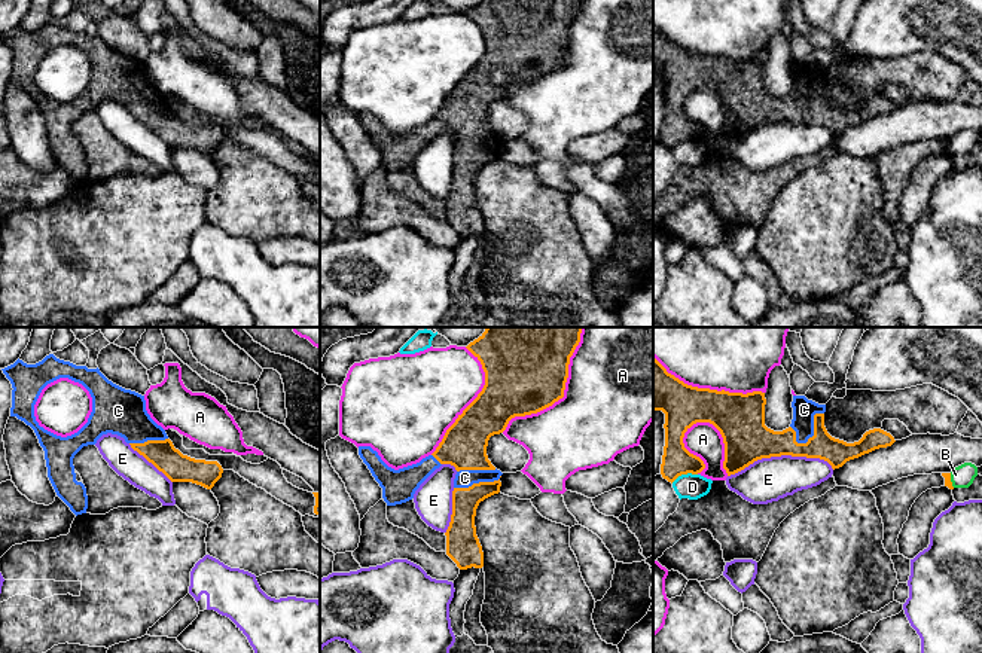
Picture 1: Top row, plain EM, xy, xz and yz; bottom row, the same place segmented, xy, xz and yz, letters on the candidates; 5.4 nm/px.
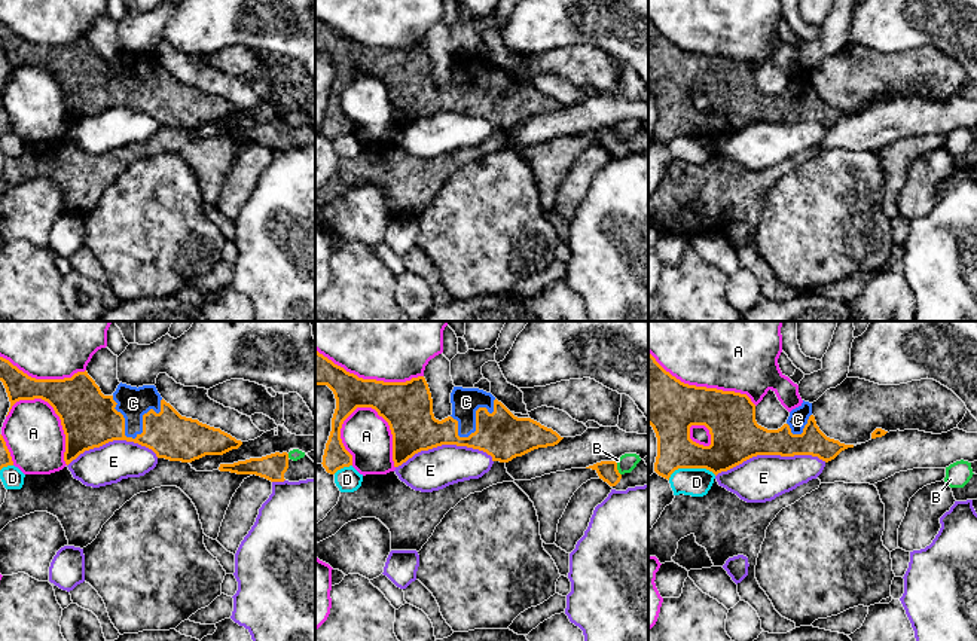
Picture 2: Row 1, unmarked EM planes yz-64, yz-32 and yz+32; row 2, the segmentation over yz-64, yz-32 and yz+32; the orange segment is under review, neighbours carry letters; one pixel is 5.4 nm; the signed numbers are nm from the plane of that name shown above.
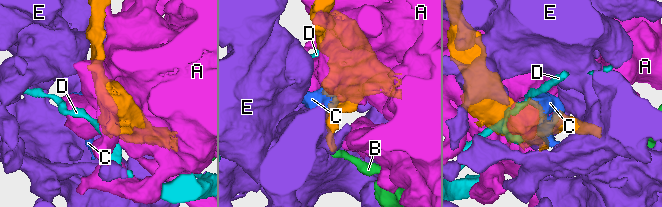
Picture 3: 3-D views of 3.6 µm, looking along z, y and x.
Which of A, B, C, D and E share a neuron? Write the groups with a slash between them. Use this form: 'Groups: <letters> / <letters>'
Groups: A / B / C / D / E

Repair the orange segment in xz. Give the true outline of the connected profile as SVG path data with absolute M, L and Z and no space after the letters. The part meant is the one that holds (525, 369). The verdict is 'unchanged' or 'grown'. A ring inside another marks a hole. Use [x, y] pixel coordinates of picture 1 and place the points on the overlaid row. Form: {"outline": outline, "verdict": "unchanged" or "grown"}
{"outline": "M487 327L466 347L481 361L485 385L446 430L431 455L394 470L370 446L359 446L359 455L382 488L387 506L412 500L420 485L442 464L455 467L452 515L445 535L446 555L460 570L484 567L484 552L475 527L476 509L481 501L500 492L503 475L488 460L490 437L503 433L512 418L537 414L564 397L570 357L580 342L580 333L582 327Z", "verdict": "grown"}

